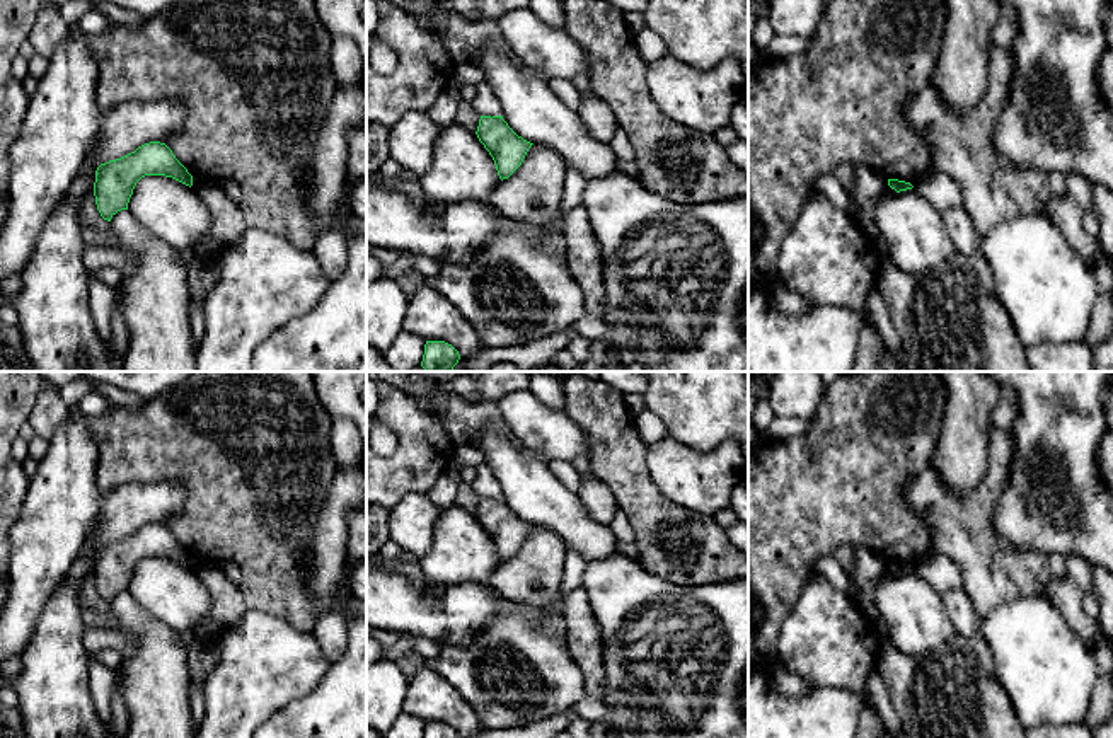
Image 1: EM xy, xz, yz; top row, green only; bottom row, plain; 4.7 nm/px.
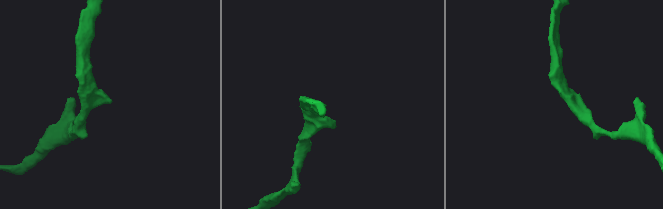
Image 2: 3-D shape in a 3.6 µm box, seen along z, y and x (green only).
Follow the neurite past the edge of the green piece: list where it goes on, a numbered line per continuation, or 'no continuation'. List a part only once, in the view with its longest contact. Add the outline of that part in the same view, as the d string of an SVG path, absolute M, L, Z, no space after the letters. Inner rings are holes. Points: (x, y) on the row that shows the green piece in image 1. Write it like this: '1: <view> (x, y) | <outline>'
no continuation

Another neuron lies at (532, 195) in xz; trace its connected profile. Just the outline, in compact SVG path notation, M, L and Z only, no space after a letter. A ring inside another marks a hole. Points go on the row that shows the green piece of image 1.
M532 145L522 165L494 186L487 205L510 220L547 225L561 210L566 169L552 148Z

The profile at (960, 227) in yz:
M966 206L949 208L943 213L948 235L958 256L972 256L977 252L980 237Z

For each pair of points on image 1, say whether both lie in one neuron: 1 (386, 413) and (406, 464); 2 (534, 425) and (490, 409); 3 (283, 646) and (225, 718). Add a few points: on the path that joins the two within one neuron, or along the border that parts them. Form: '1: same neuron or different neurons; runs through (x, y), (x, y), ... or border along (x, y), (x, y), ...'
1: same neuron; runs through (397, 425), (406, 433), (406, 452)
2: different neurons; border along (495, 403), (512, 433)
3: same neuron; runs through (266, 663), (237, 701)

